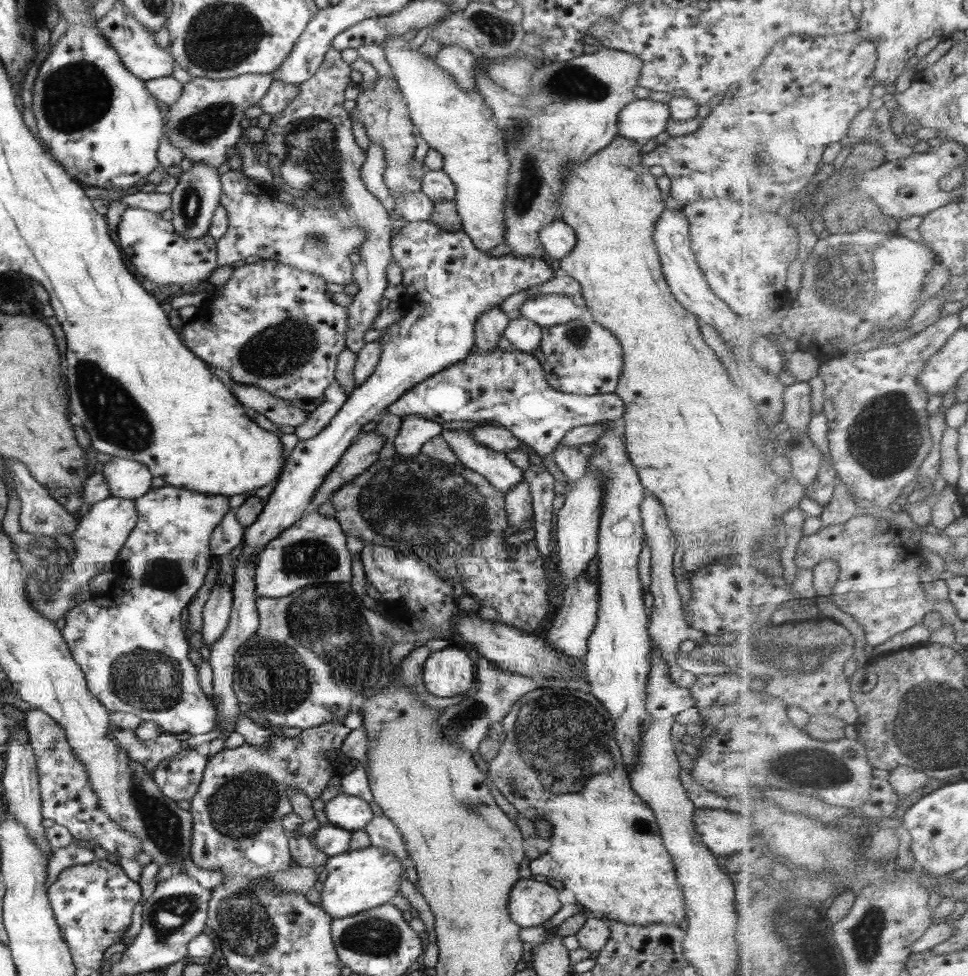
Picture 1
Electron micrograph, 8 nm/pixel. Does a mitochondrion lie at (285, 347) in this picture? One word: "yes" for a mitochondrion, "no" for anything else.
yes

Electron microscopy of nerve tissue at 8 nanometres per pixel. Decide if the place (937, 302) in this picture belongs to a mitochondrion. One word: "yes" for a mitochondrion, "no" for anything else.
no

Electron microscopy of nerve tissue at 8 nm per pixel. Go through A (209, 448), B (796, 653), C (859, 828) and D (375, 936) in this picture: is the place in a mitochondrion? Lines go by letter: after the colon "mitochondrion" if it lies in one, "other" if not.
A: other
B: mitochondrion
C: other
D: mitochondrion

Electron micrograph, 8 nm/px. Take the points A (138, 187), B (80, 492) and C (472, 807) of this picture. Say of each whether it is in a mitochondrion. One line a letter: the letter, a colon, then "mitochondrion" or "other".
A: other
B: other
C: mitochondrion

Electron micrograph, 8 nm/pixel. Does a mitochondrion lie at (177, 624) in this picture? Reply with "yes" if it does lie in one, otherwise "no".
no

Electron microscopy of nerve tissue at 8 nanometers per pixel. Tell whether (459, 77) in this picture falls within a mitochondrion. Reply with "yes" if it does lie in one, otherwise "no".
no

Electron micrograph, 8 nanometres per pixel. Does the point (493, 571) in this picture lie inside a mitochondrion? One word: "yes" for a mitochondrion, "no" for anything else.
no

